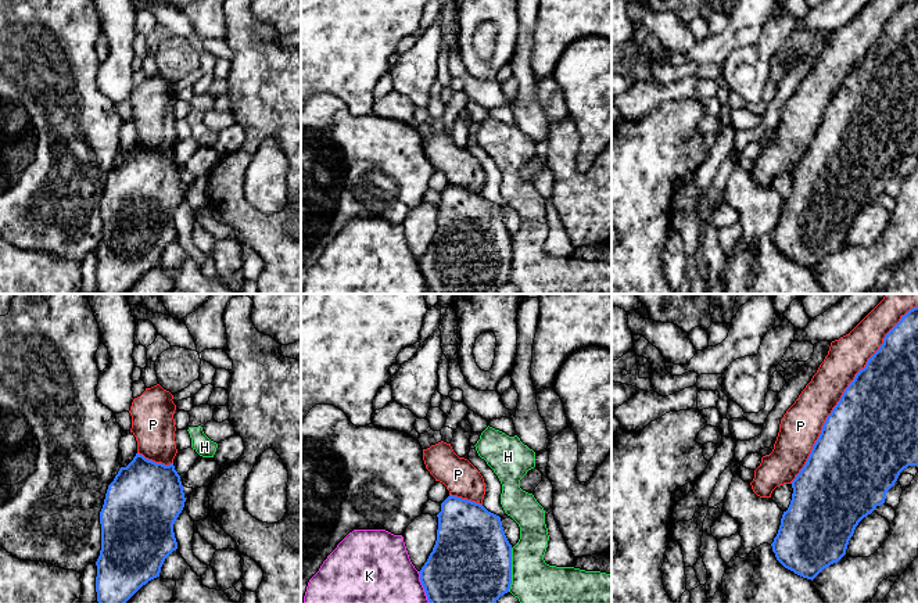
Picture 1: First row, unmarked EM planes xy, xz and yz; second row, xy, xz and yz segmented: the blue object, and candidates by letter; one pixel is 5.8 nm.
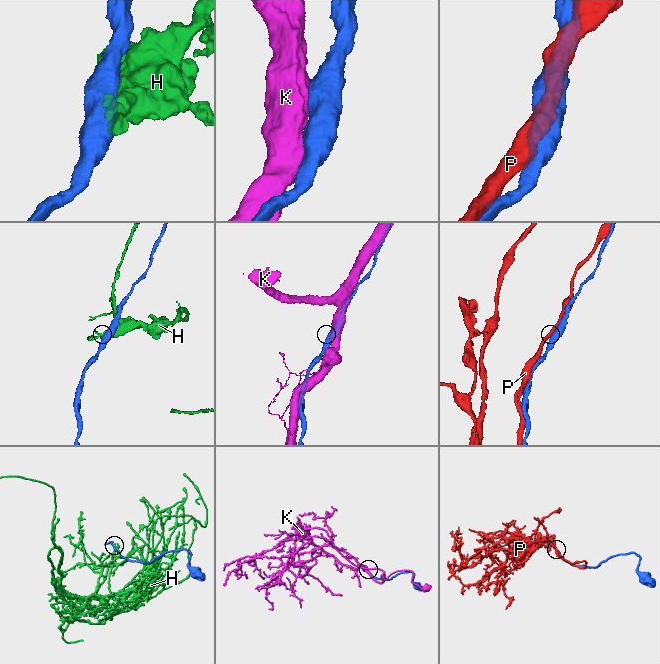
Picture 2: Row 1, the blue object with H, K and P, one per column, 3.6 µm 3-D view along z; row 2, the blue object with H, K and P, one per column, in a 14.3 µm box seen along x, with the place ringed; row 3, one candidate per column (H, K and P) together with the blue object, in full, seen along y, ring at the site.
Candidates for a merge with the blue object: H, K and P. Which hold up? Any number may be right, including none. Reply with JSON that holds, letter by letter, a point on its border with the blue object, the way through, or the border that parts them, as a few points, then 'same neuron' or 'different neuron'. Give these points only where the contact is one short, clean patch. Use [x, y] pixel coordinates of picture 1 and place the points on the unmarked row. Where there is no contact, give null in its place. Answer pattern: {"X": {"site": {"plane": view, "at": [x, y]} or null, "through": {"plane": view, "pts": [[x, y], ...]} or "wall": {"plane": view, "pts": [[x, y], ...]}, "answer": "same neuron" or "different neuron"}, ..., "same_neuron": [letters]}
{"H": {"site": {"plane": "xz", "at": [511, 259]}, "answer": "different neuron"}, "K": {"site": {"plane": "xz", "at": [423, 276]}, "answer": "different neuron"}, "P": {"site": {"plane": "yz", "at": [842, 86]}, "answer": "same neuron"}, "same_neuron": ["P"]}

